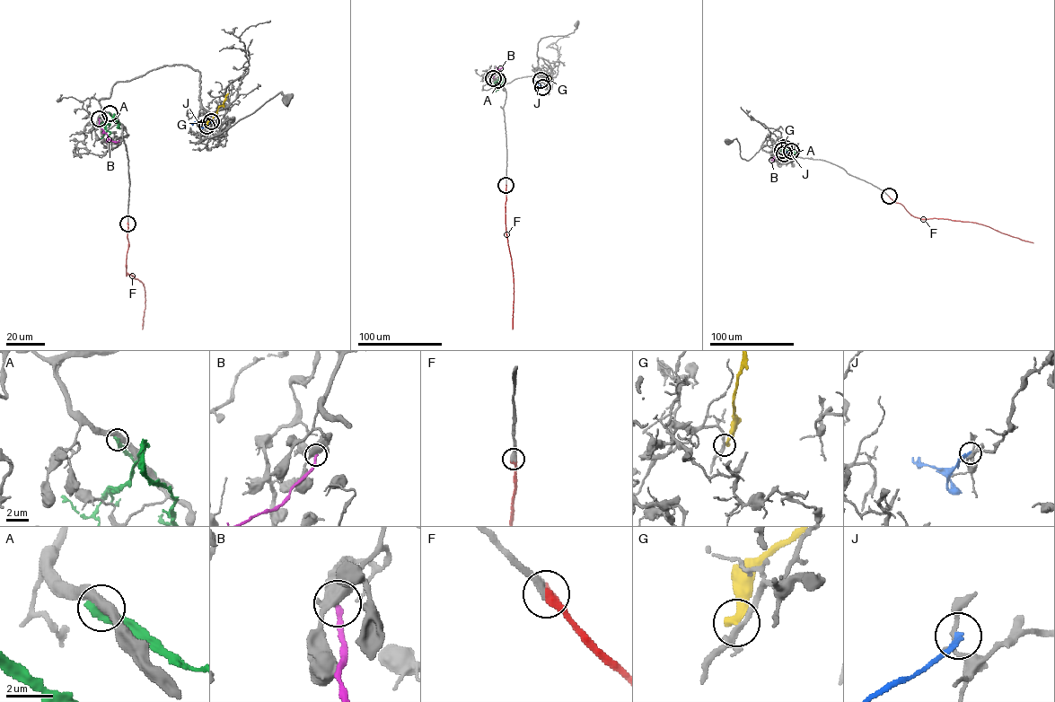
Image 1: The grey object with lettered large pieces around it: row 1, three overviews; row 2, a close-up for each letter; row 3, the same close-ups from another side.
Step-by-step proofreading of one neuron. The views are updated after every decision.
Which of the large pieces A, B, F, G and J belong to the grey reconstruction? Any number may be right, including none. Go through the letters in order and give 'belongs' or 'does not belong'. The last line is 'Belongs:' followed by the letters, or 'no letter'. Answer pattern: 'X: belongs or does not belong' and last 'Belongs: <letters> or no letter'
A: does not belong
B: does not belong
F: belongs
G: does not belong
J: does not belong
Belongs: F

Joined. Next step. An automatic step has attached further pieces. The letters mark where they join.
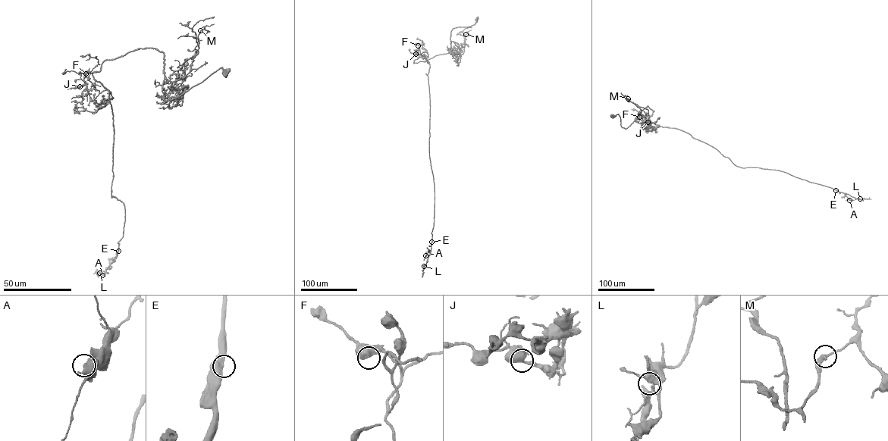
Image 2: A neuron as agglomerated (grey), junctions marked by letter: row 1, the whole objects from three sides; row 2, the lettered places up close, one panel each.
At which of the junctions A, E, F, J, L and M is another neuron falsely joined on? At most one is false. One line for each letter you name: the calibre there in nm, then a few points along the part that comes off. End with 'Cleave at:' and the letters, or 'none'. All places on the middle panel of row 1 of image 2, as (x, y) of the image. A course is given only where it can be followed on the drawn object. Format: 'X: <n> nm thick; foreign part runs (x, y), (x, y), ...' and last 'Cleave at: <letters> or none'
Cleave at: none

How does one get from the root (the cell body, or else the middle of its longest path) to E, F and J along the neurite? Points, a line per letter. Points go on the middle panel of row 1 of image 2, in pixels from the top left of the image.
E: (477, 19), (474, 24), (453, 29), (449, 52), (426, 60), (421, 56), (430, 66), (431, 242)
F: (477, 19), (474, 24), (453, 29), (449, 52), (426, 60), (421, 56), (418, 45)
J: (477, 19), (474, 24), (453, 29), (449, 52), (426, 60), (415, 54)

